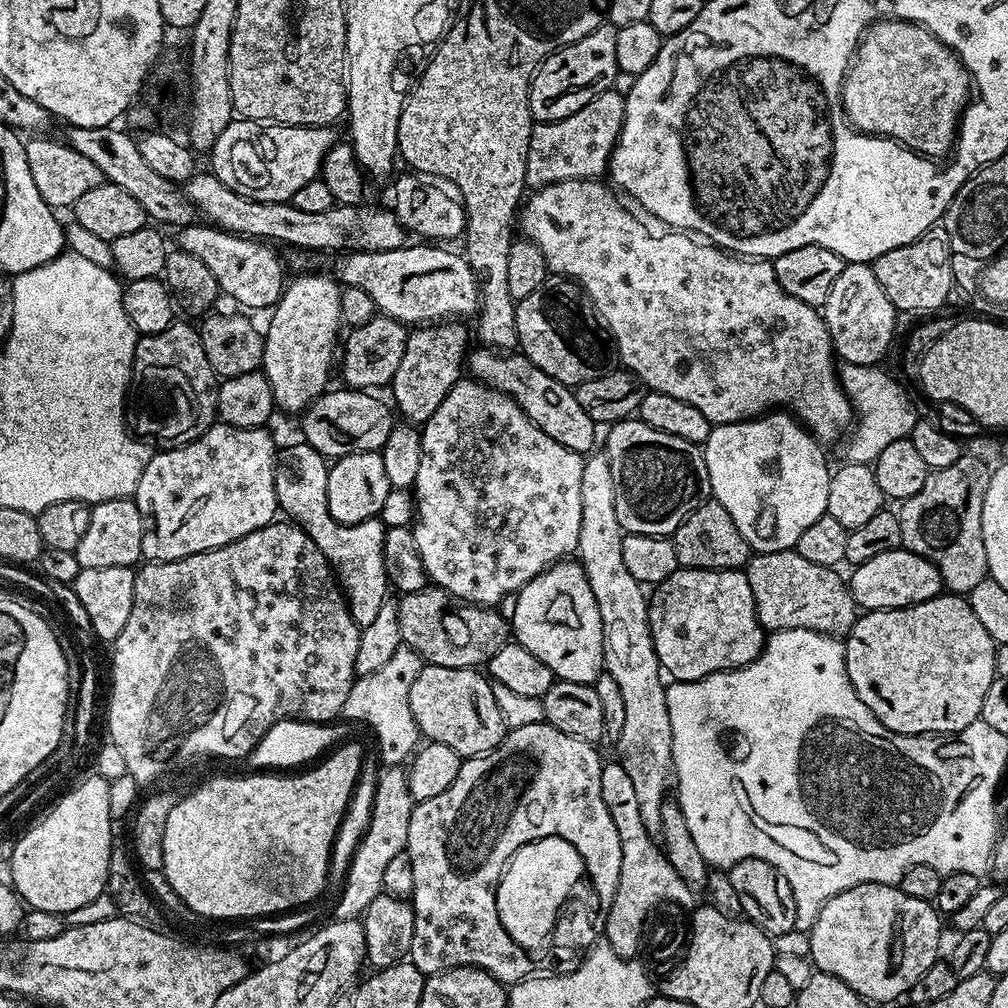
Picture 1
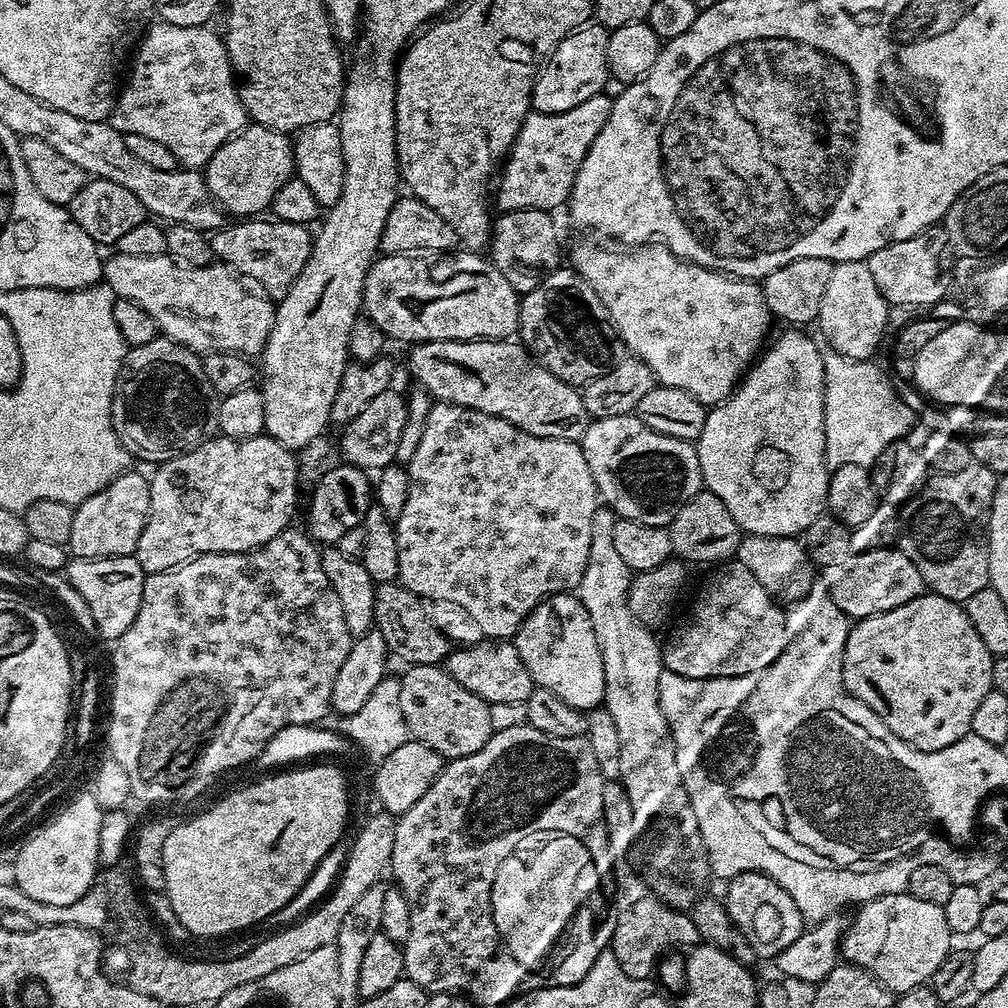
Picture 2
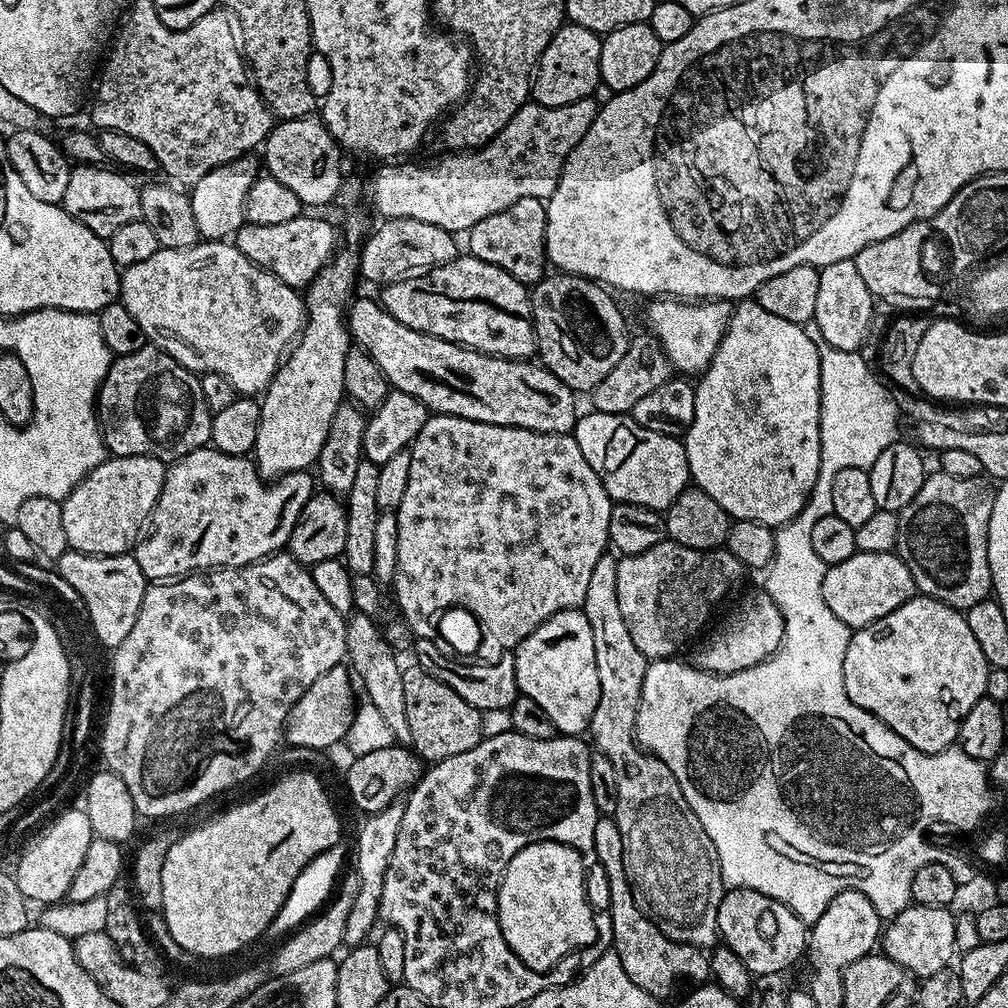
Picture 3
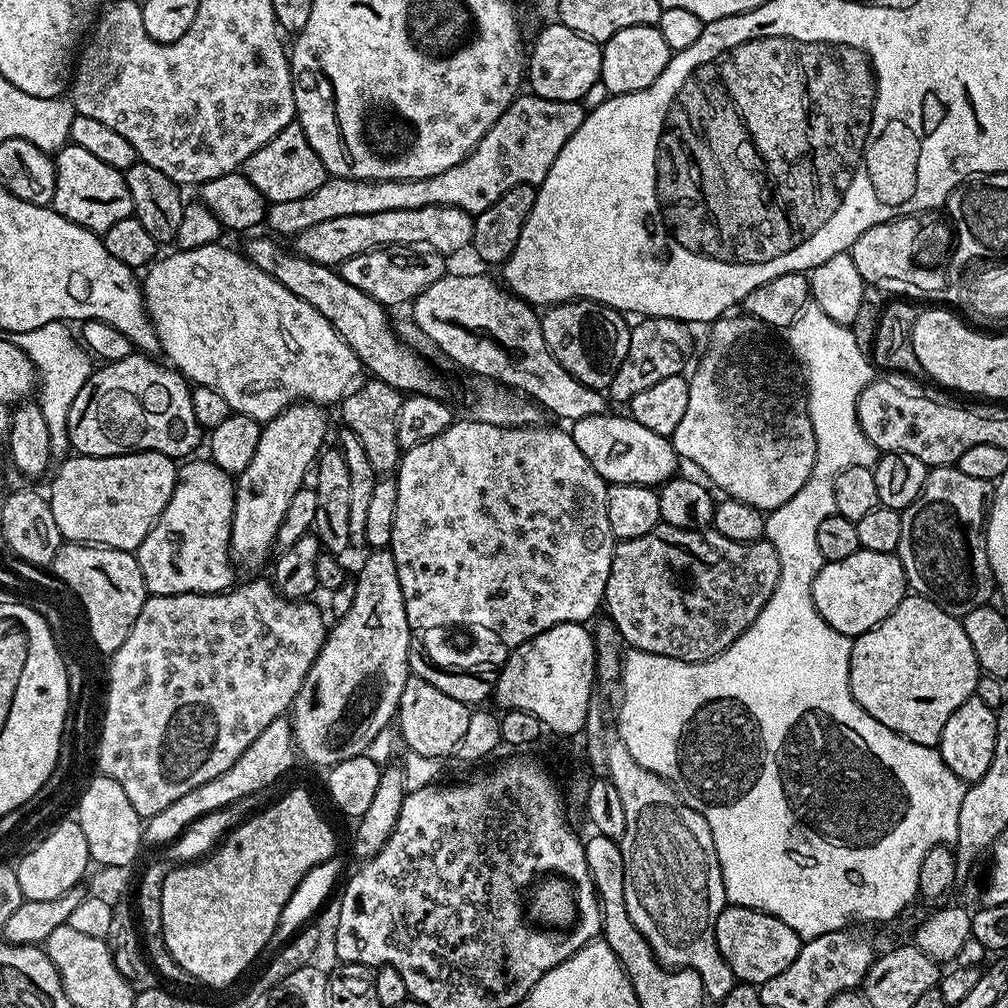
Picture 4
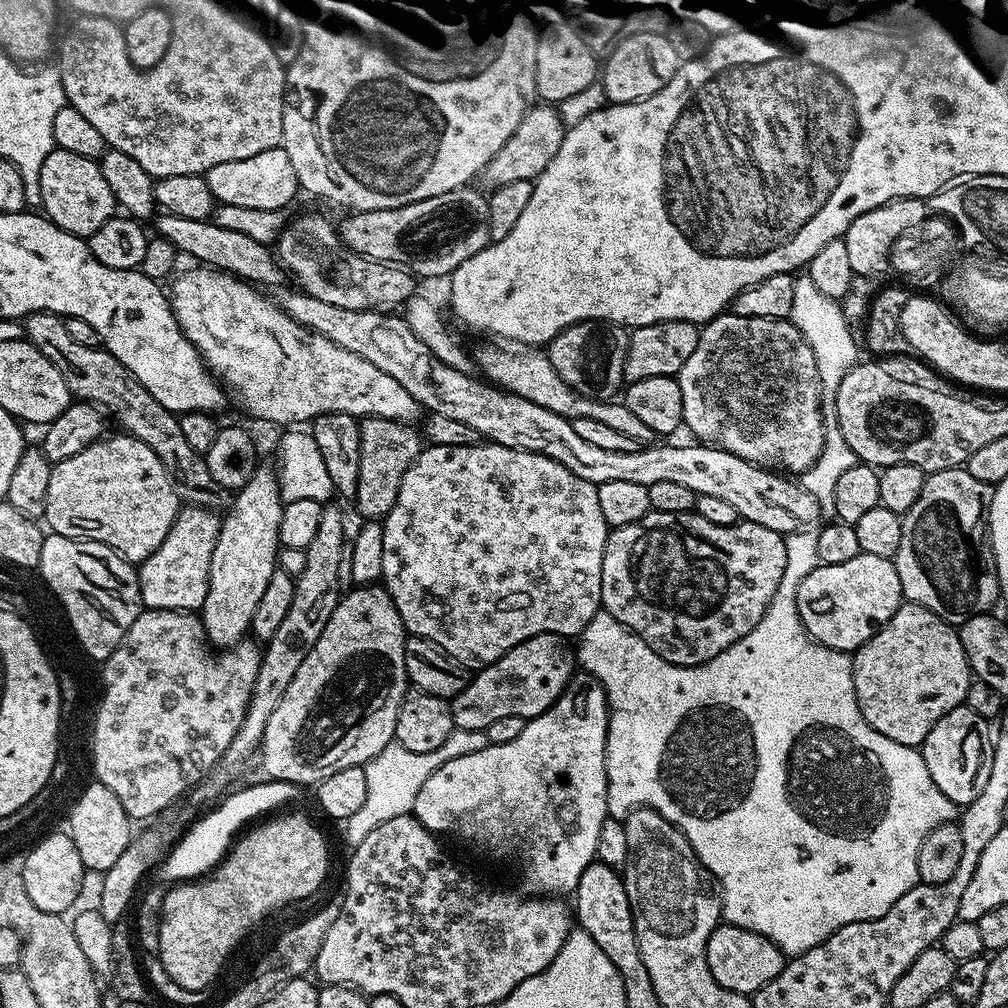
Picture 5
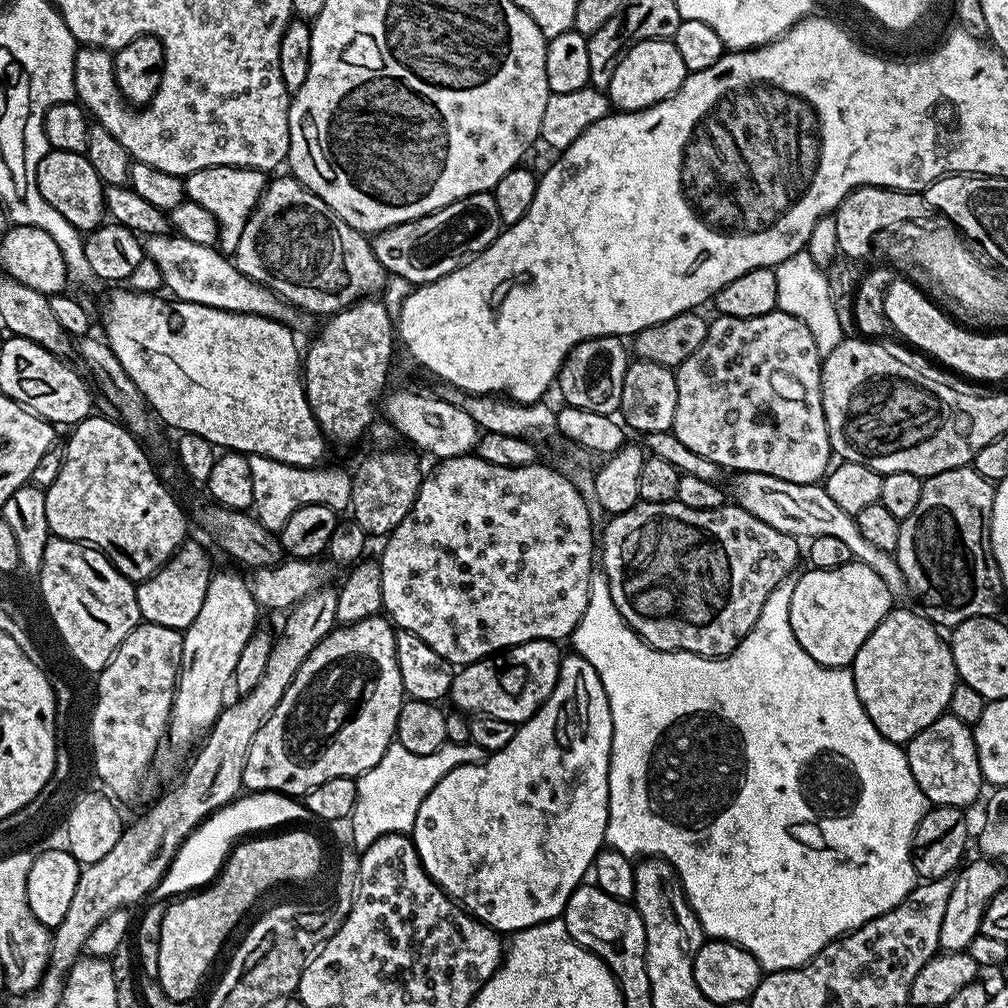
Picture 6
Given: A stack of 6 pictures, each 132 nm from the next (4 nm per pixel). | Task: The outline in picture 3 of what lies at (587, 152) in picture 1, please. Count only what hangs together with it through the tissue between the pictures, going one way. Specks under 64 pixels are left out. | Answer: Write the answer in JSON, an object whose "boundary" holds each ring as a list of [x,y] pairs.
{"boundary":[[[592,96],[582,98],[578,102],[570,102],[566,106],[546,106],[529,102],[523,104],[502,126],[502,130],[489,144],[471,150],[456,150],[445,160],[432,164],[408,164],[412,162],[384,162],[372,176],[368,184],[368,200],[374,211],[384,220],[394,218],[418,218],[418,222],[430,222],[430,226],[442,226],[442,230],[453,234],[466,234],[474,226],[474,222],[482,222],[482,218],[490,218],[490,214],[498,214],[498,210],[506,210],[506,206],[514,206],[518,198],[538,198],[547,201],[560,181],[564,164],[570,154],[582,142],[582,138],[590,130],[598,111],[598,104]]]}

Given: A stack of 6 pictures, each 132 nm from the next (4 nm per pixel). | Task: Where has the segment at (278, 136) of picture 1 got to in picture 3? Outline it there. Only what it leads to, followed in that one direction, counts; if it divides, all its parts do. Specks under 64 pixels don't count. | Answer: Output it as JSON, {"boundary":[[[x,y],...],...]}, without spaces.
{"boundary":[[[245,154],[226,162],[210,170],[210,174],[198,178],[198,182],[191,185],[194,222],[198,222],[198,230],[204,240],[228,240],[235,237],[236,231],[245,224],[244,207],[247,205],[247,195],[262,172],[257,157],[256,160],[254,157],[255,155]]]}

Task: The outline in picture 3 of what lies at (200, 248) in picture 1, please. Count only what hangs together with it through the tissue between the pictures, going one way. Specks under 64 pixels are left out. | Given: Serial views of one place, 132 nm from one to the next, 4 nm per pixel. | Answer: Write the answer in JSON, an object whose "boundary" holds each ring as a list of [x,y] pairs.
{"boundary":[[[301,214],[291,218],[290,222],[273,225],[254,225],[245,222],[234,237],[236,248],[242,250],[242,254],[246,254],[250,262],[265,268],[270,274],[286,282],[286,286],[297,290],[307,289],[313,278],[330,263],[337,247],[336,240],[338,244],[337,229],[335,232],[331,222],[323,220],[320,214]]]}

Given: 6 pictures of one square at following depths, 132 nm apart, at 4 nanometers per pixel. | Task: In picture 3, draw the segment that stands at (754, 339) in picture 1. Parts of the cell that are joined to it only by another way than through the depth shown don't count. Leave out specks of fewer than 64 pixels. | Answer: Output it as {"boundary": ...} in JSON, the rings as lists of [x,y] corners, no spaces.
{"boundary":[[[652,298],[647,304],[651,335],[666,350],[673,369],[680,374],[705,372],[726,334],[733,305],[727,300],[689,302],[684,298]]]}

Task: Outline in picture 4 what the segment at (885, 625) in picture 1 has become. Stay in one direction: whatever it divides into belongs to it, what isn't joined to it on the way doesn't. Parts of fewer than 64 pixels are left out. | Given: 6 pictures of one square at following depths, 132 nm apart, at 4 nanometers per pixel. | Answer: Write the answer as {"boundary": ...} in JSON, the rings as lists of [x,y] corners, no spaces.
{"boundary":[[[905,595],[901,604],[881,624],[852,640],[848,681],[858,706],[866,710],[870,718],[878,718],[882,726],[927,748],[939,745],[942,726],[946,726],[950,714],[954,714],[962,702],[974,695],[981,675],[978,658],[974,658],[974,646],[970,646],[970,638],[966,638],[963,623],[924,596]]]}

